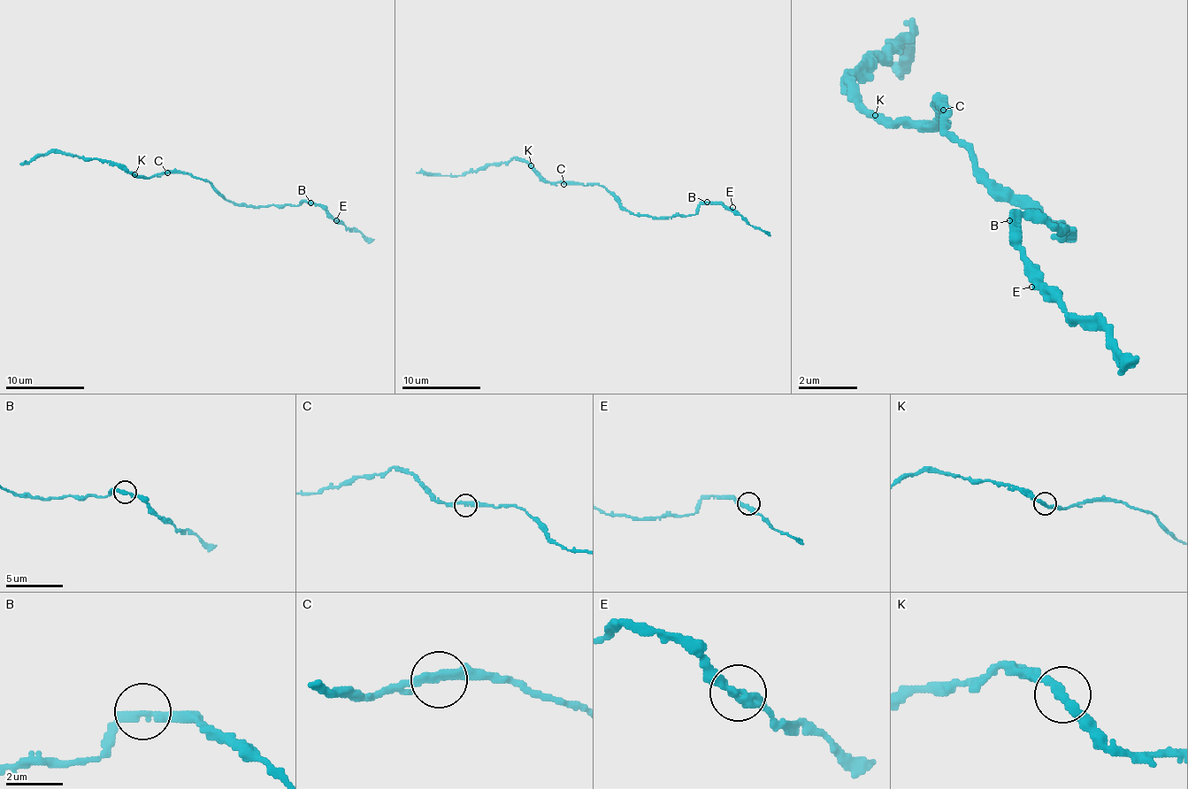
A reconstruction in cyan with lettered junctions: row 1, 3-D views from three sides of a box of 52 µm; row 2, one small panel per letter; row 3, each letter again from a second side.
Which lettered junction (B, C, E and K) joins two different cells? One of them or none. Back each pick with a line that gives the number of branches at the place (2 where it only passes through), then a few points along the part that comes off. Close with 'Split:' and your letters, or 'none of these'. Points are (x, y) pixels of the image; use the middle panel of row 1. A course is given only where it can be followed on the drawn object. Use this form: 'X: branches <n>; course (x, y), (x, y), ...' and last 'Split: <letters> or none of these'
Split: none of these

